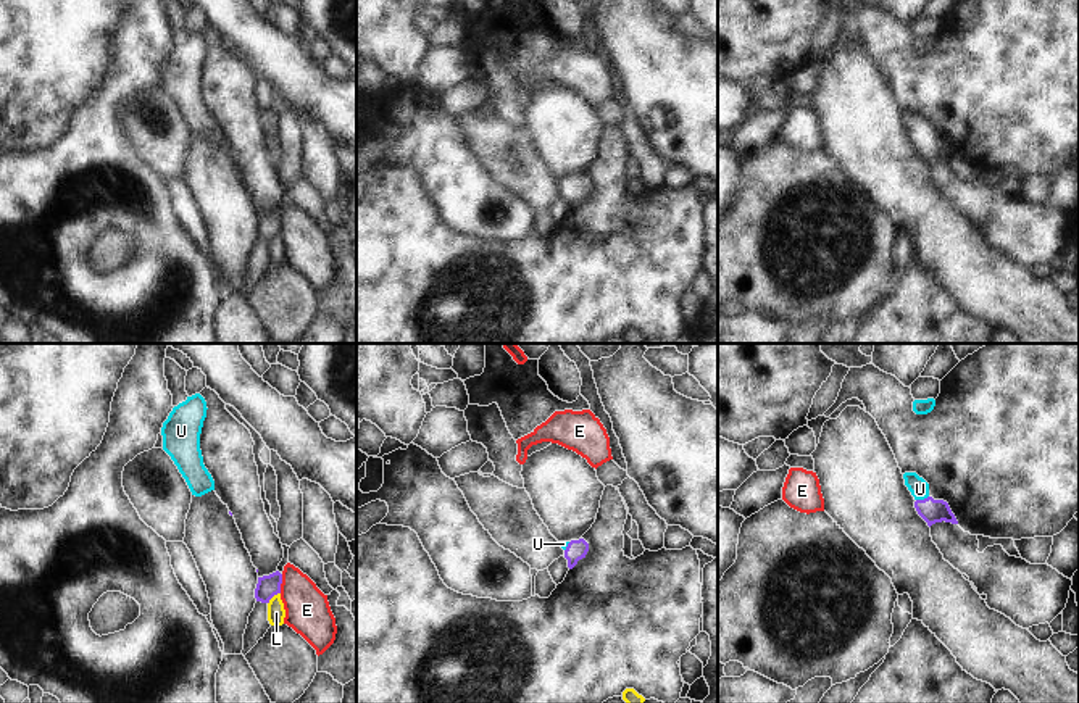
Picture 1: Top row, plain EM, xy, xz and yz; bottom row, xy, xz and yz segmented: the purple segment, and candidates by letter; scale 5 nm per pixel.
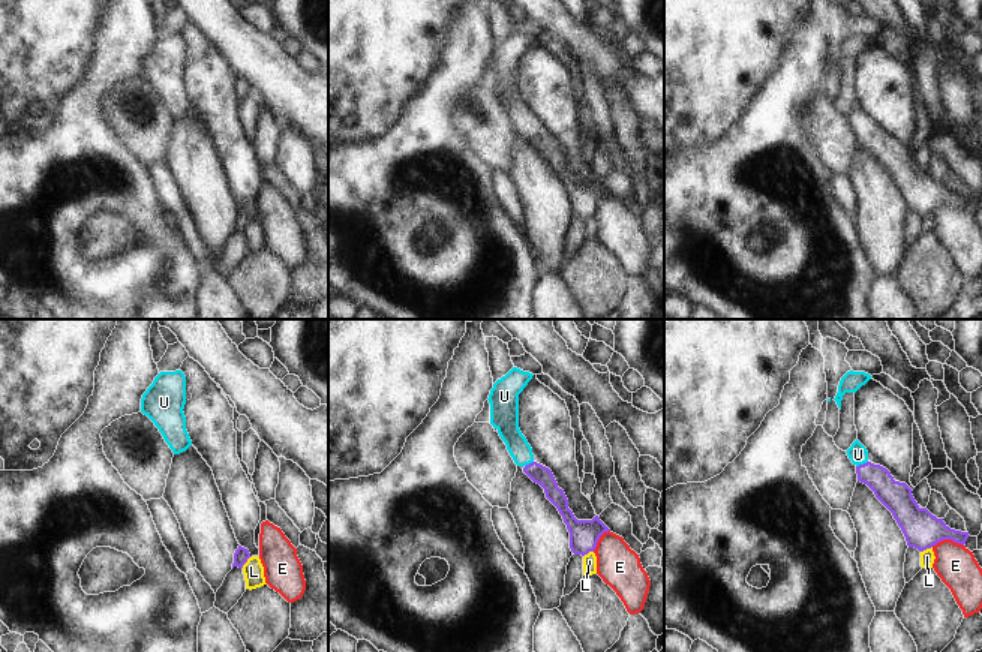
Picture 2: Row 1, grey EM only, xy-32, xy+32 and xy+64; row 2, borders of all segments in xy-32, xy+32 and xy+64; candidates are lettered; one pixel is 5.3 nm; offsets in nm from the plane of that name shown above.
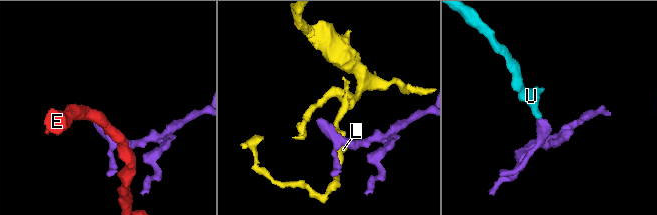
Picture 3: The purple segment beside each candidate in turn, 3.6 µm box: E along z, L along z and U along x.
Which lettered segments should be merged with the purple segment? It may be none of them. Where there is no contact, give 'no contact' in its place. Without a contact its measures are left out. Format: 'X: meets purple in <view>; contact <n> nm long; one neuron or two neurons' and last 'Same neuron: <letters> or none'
E: meets purple in xy; contact 100 nm long; two neurons
L: meets purple in xy; contact 90 nm long; two neurons
U: meets purple in yz; contact 70 nm long; one neuron
Same neuron: U

